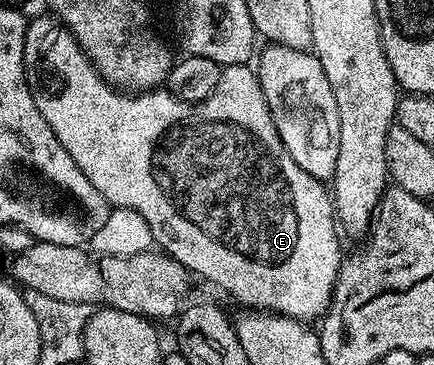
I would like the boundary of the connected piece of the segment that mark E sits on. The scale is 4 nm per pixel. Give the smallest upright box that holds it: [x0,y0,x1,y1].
[24,17,342,320]

